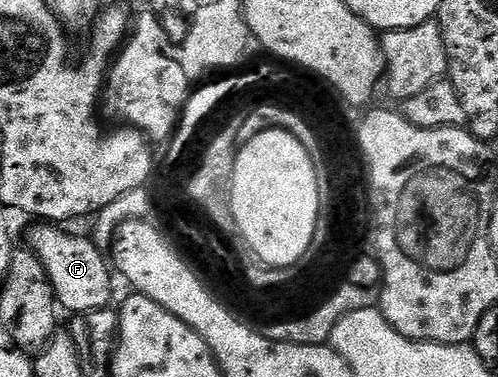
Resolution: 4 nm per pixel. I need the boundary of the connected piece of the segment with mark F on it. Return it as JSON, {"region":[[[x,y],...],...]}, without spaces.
{"region":[[[38,224],[30,234],[28,249],[36,252],[40,264],[44,264],[50,287],[54,289],[57,305],[71,315],[104,310],[111,305],[110,297],[114,286],[110,283],[111,263],[103,256],[103,251],[89,238],[77,238],[69,234],[69,229],[54,224]]]}

